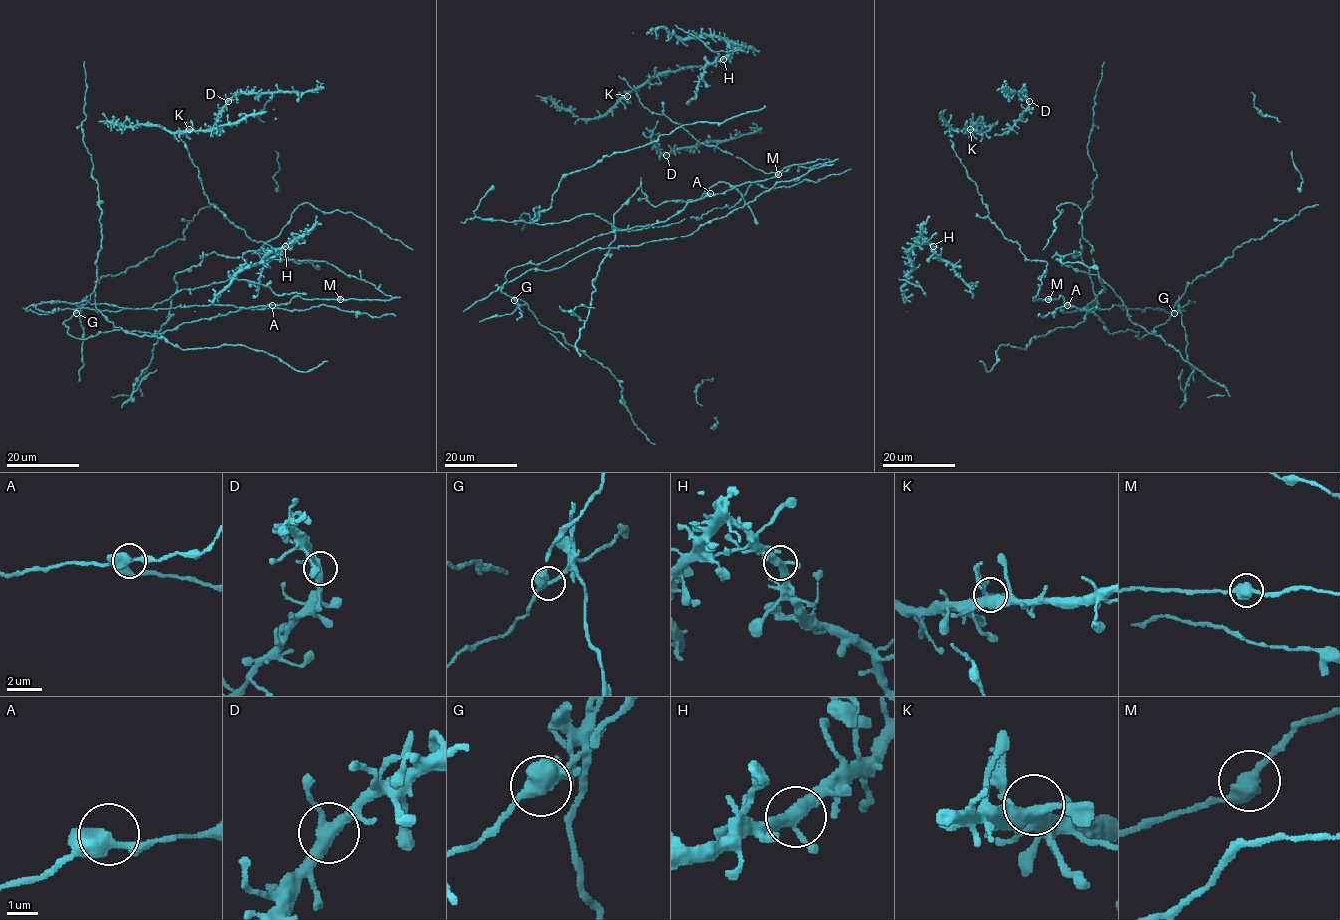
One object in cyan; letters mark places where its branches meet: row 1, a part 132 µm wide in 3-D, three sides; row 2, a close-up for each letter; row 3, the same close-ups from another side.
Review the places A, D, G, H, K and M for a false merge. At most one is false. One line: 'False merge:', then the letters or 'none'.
False merge: G

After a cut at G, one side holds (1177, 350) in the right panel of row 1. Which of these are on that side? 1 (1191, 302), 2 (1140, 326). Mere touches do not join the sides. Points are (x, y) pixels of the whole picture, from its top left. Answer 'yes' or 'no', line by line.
1: yes
2: yes

